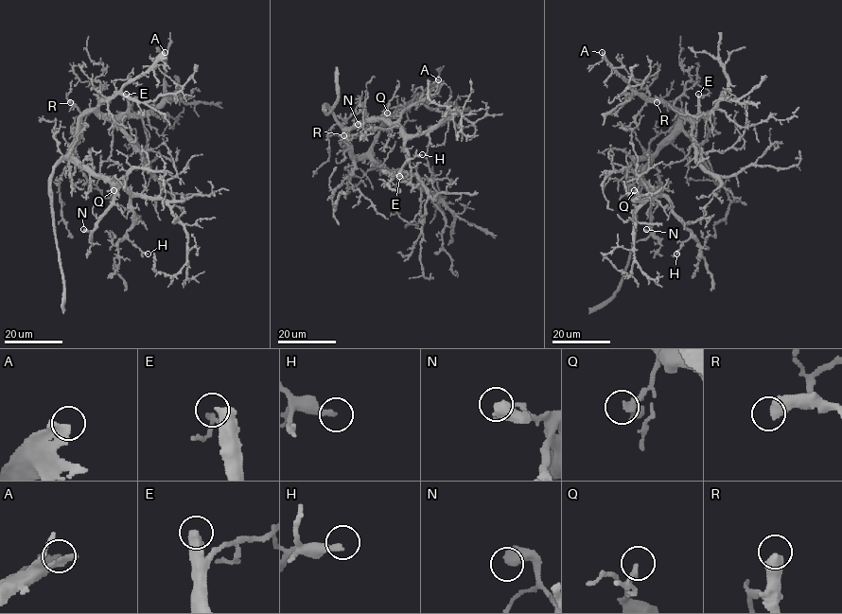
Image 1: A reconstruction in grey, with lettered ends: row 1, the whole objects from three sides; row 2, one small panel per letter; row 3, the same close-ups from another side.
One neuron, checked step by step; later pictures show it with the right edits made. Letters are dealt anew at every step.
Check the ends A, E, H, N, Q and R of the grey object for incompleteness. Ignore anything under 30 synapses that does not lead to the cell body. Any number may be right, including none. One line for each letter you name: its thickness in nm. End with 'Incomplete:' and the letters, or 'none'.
A: Thickness 360 nm
E: Thickness 440 nm
R: Thickness 550 nm
Incomplete: A, E, R

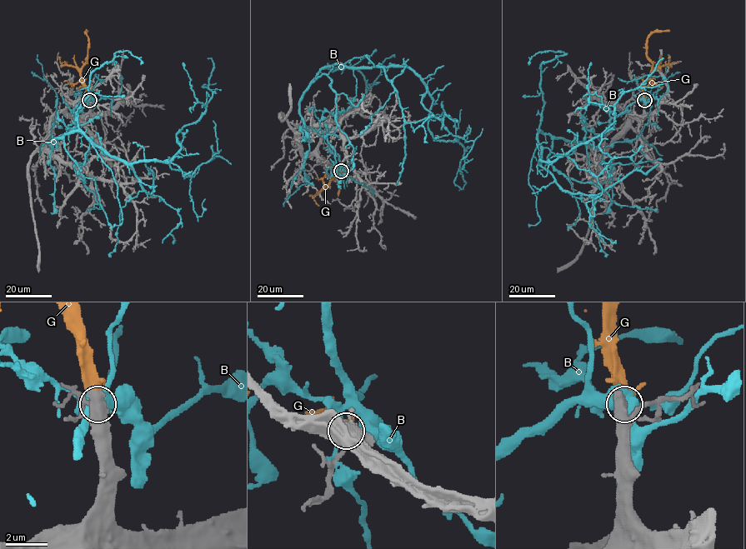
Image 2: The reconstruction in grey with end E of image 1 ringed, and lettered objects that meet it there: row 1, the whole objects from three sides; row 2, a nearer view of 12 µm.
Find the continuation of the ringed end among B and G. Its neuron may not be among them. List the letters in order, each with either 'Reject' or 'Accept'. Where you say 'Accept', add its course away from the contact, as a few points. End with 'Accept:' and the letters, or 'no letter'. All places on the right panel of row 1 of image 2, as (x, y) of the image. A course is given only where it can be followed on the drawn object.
B: Reject
G: Accept. Its course: (644, 100), (643, 85), (652, 62), (647, 55), (647, 37), (653, 32), (669, 30)
Accept: G

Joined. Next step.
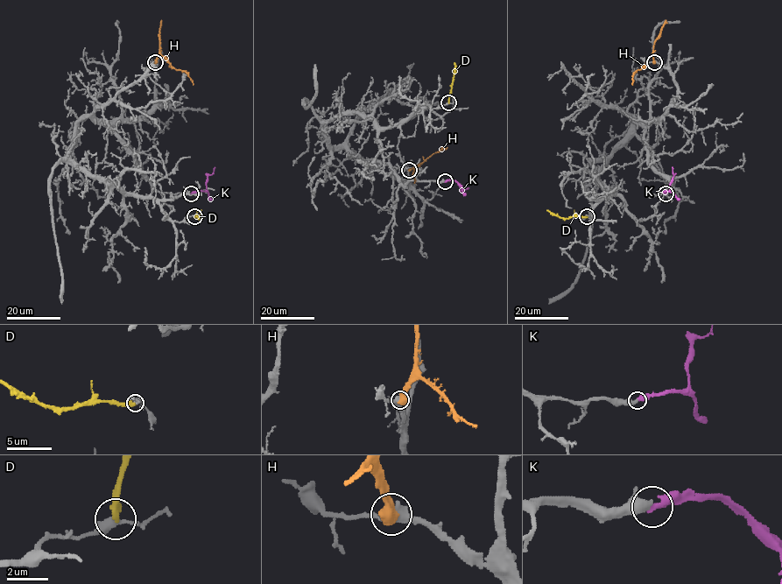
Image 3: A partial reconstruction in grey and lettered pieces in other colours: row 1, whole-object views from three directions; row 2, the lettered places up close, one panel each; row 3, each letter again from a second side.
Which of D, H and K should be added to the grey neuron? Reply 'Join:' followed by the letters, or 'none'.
Join: K

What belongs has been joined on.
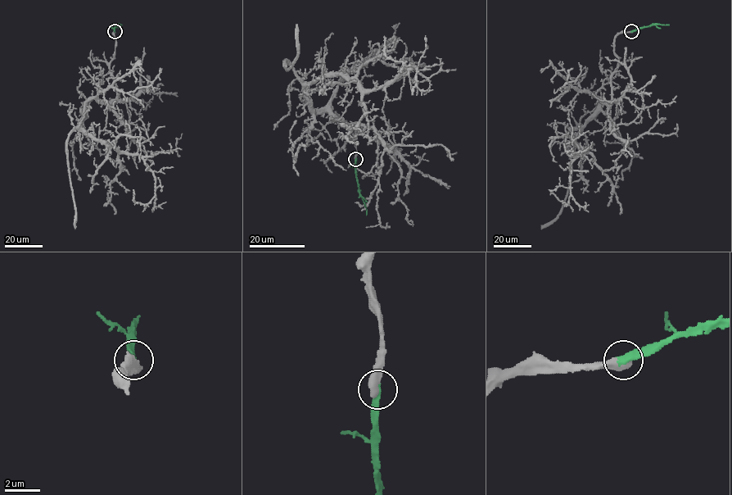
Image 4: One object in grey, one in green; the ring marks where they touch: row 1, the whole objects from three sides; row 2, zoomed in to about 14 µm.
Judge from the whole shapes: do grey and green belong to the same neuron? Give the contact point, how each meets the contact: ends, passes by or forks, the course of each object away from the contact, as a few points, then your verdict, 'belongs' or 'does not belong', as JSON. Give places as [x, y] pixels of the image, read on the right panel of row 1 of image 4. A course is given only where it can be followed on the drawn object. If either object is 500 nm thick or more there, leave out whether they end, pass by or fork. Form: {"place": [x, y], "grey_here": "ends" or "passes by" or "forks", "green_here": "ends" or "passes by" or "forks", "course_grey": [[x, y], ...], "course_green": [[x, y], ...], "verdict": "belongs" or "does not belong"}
{"place": [631, 31], "course_grey": [[631, 31], [615, 38], [612, 99], [598, 98], [576, 140], [585, 152], [571, 164], [569, 202], [548, 189]], "course_green": [[631, 31], [655, 24], [669, 24]], "verdict": "belongs"}

